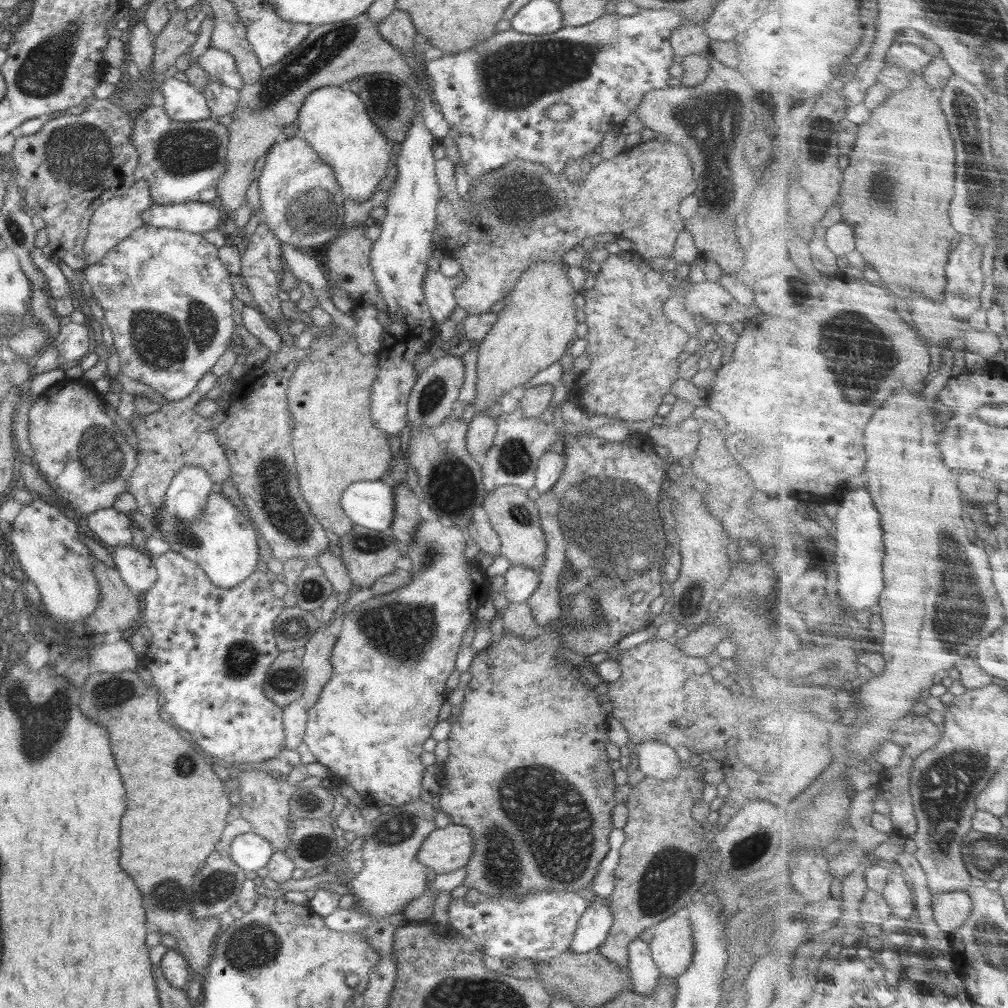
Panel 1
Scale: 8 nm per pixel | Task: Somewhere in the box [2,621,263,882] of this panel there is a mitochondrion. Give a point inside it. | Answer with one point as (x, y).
(41, 728)

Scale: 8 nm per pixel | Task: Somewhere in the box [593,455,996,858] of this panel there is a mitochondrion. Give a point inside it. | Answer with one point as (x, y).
(959, 622)

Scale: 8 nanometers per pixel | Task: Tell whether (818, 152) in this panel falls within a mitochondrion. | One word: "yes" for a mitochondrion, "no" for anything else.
no

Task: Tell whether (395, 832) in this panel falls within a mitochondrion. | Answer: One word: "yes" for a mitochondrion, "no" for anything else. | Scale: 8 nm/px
yes

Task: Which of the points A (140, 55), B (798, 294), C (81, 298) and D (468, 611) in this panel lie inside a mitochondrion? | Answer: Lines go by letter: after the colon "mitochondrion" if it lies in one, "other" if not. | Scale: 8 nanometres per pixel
A: other
B: other
C: other
D: other

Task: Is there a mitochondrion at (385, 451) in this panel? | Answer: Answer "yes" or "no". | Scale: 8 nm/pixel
no

